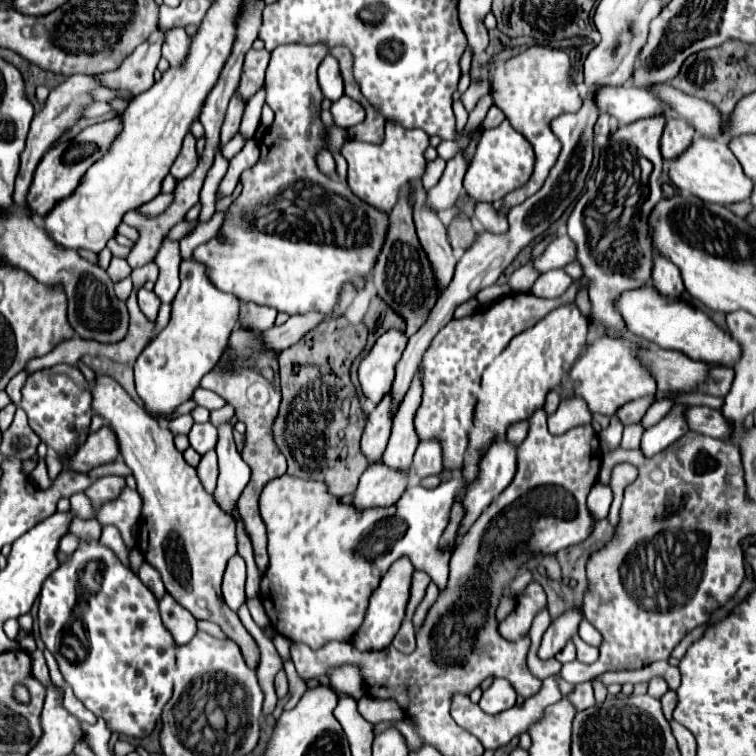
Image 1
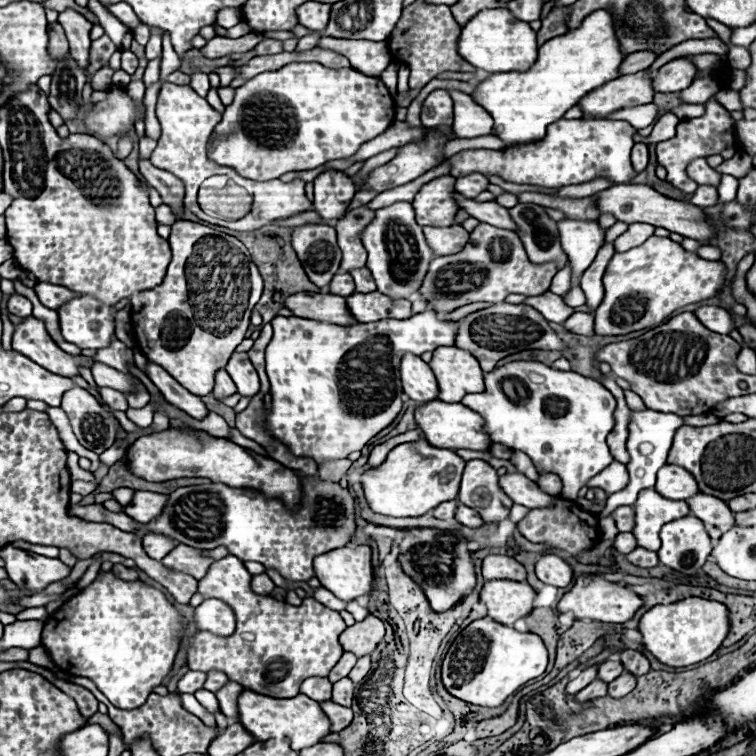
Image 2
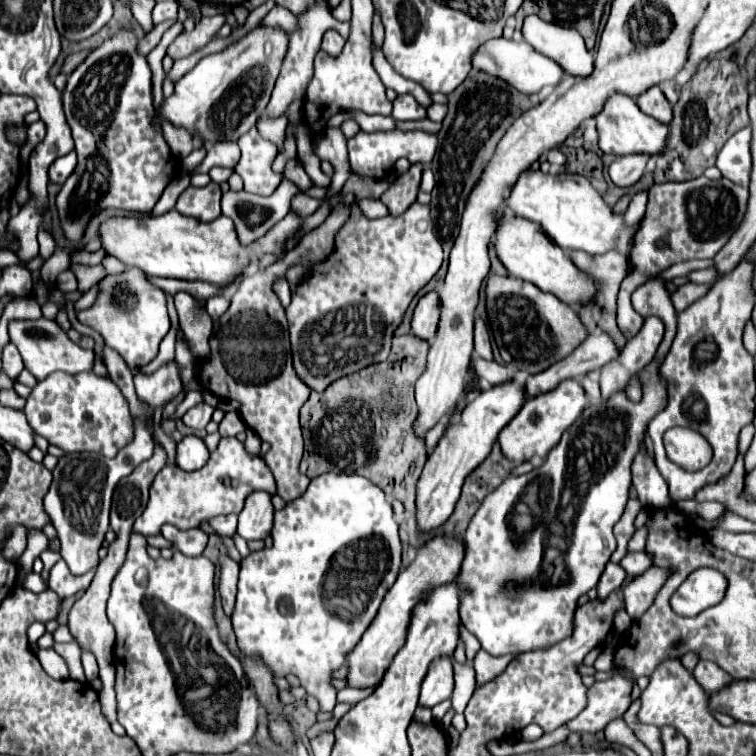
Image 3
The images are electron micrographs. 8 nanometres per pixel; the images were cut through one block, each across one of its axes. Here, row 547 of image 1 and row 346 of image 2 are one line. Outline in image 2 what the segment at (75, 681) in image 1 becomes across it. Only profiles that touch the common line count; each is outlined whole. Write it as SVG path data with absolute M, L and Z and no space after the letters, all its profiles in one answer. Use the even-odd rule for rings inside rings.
M78 296L60 310L60 330L66 342L78 348L100 350L114 334L114 308L96 302L92 296Z

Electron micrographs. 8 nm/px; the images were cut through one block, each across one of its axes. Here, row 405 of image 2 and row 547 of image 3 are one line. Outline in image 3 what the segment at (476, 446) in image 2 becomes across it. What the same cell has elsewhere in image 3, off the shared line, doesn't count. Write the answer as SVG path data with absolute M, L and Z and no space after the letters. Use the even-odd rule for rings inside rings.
M434 536L432 540L428 540L428 544L418 548L414 562L398 574L398 580L384 596L376 620L372 620L372 624L368 626L356 648L348 654L346 658L348 688L370 688L380 684L384 672L388 670L388 664L392 662L392 656L396 654L396 648L404 644L404 628L408 628L408 616L412 614L416 600L420 600L420 592L424 592L428 584L446 584L448 580L452 580L452 576L460 572L460 560L464 558L462 554L464 554L464 544L460 544L458 538L448 538L448 536Z

